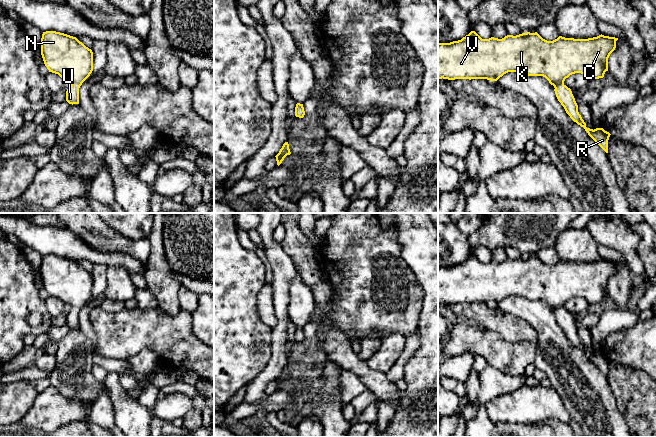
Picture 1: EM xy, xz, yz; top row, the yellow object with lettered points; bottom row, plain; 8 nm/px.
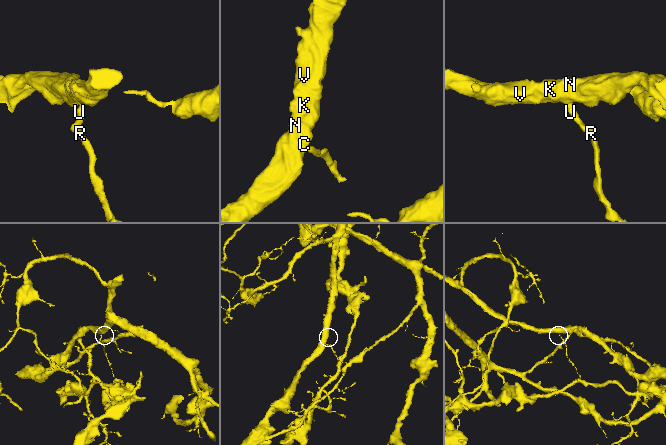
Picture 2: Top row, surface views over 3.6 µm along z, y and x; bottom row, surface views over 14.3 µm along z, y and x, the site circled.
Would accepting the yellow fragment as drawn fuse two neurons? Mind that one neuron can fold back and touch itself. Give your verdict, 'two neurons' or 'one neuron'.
two neurons

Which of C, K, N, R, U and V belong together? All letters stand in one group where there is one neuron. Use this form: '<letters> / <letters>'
C K N V / R U

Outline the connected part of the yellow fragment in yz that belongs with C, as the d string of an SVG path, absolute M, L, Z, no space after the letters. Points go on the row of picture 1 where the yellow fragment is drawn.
M471 31L461 40L438 43L439 79L487 79L497 81L508 72L520 72L528 76L543 76L556 90L564 87L564 81L575 73L585 74L589 80L603 78L608 71L608 58L616 48L618 38L599 35L588 39L559 36L553 41L543 39L537 32L507 35L502 39L482 39Z

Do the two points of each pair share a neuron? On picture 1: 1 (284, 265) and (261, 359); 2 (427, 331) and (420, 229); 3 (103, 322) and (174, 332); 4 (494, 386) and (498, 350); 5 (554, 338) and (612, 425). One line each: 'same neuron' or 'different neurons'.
1: different neurons
2: same neuron
3: same neuron
4: different neurons
5: same neuron

